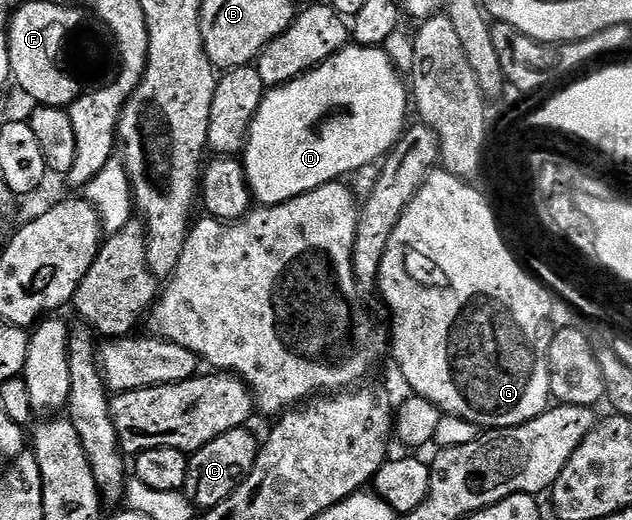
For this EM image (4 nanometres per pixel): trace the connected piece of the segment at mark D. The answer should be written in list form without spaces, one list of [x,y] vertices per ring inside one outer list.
[[[350,45],[343,48],[341,51],[337,52],[337,54],[333,55],[326,63],[321,63],[317,67],[313,68],[312,71],[307,72],[305,75],[301,75],[297,79],[293,79],[289,83],[283,84],[281,87],[274,87],[272,89],[266,90],[265,96],[263,97],[263,101],[259,105],[259,109],[255,113],[255,117],[253,118],[253,124],[251,125],[251,129],[249,130],[249,140],[245,143],[245,150],[243,152],[243,166],[245,168],[245,176],[247,177],[247,181],[249,182],[249,189],[254,200],[258,199],[258,204],[267,206],[267,207],[274,207],[275,205],[279,205],[280,203],[286,203],[289,199],[294,199],[295,197],[299,197],[303,193],[307,193],[311,189],[319,189],[323,185],[327,185],[328,183],[336,183],[342,177],[341,175],[349,175],[352,171],[361,171],[364,169],[368,163],[373,163],[380,160],[382,157],[385,157],[390,151],[392,151],[394,144],[397,142],[399,138],[401,138],[401,134],[405,131],[407,127],[407,121],[405,118],[408,117],[409,111],[411,115],[411,91],[410,88],[407,86],[406,80],[405,83],[403,80],[402,72],[398,71],[396,67],[393,66],[393,62],[389,60],[387,57],[387,53],[381,47],[358,47],[356,45]]]

